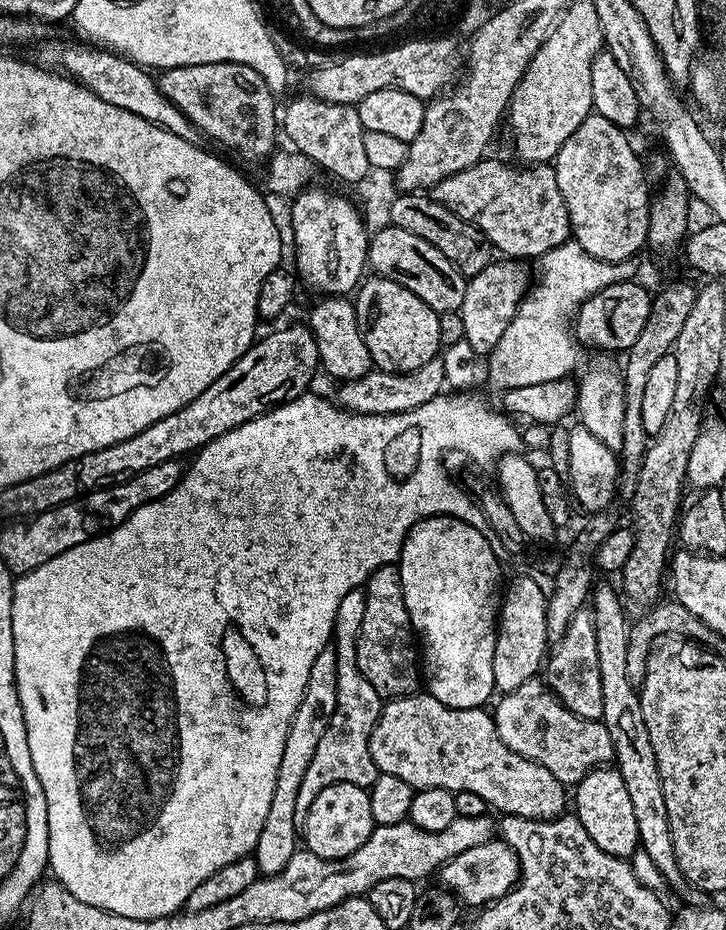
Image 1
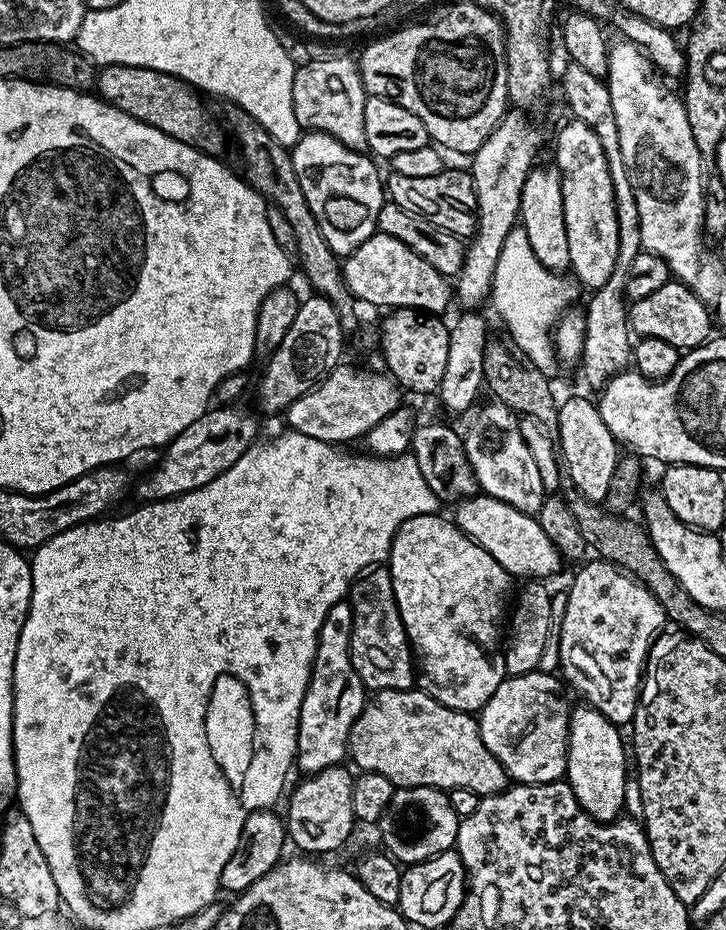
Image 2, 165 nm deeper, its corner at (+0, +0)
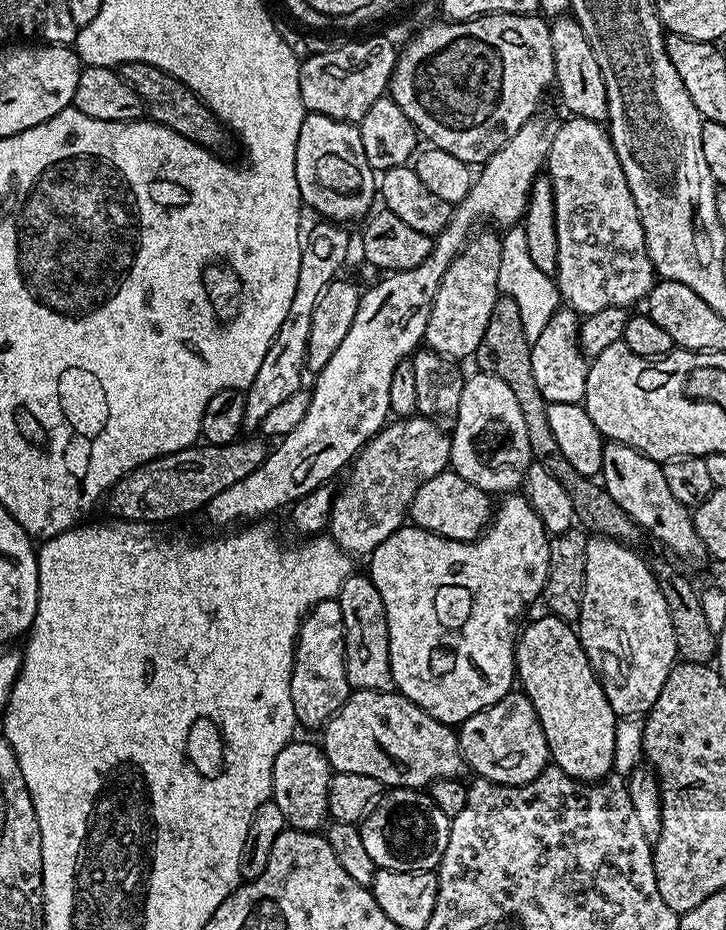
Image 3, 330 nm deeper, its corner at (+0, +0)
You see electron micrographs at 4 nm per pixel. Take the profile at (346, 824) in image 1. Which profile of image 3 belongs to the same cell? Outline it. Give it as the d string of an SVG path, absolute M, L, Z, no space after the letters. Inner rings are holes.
M293 739L285 748L278 750L272 771L271 799L282 810L285 825L299 832L320 832L325 827L328 815L328 791L332 767L319 743Z

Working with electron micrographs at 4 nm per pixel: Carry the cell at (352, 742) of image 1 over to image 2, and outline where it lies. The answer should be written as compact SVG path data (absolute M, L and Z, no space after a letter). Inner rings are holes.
M347 599L334 602L334 606L330 606L330 610L326 614L326 622L322 622L322 630L318 630L318 646L314 654L312 673L308 679L306 694L302 698L302 706L298 714L298 738L296 739L294 764L297 769L301 768L301 773L311 774L327 768L335 768L343 765L349 759L348 739L350 738L350 730L354 726L354 722L358 722L366 703L364 683L362 678L358 678L358 674L352 665L350 642L352 641L353 630L354 610L351 603Z

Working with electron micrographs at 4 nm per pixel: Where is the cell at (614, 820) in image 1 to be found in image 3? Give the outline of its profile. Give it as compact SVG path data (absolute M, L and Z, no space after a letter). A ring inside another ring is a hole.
M543 615L528 625L525 623L519 633L516 642L519 687L536 707L551 763L576 780L603 780L613 771L615 762L617 714L606 698L596 669L588 661L577 629L559 616Z

